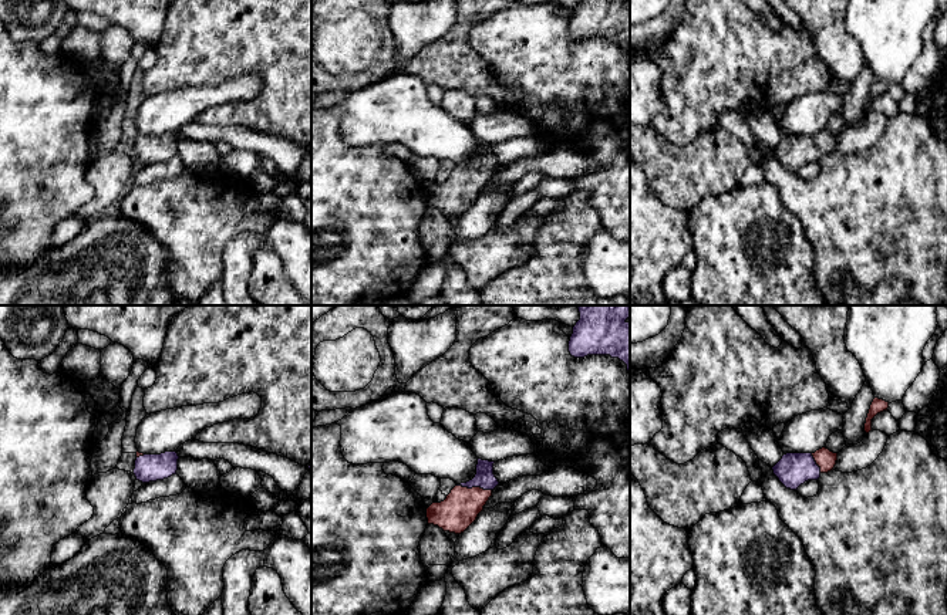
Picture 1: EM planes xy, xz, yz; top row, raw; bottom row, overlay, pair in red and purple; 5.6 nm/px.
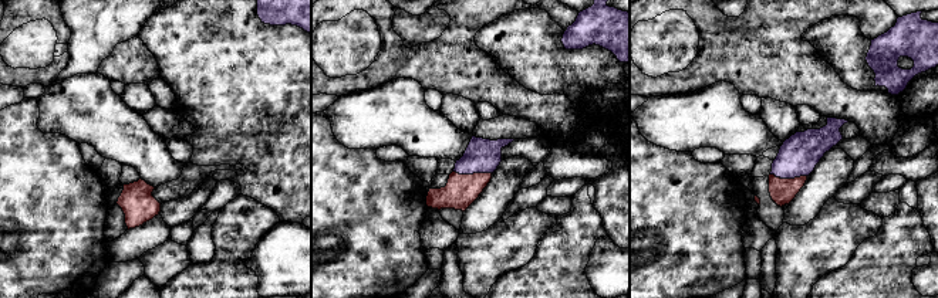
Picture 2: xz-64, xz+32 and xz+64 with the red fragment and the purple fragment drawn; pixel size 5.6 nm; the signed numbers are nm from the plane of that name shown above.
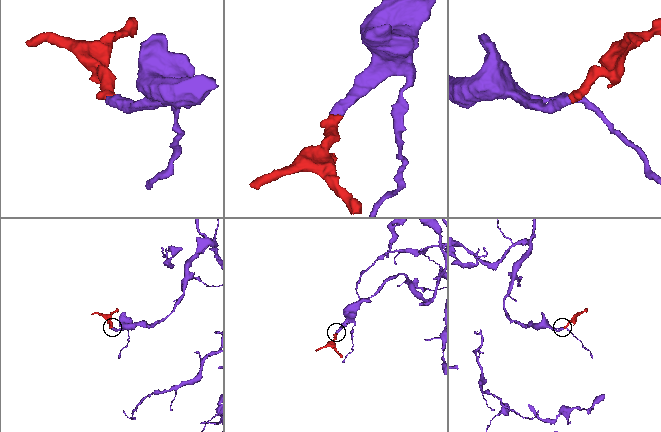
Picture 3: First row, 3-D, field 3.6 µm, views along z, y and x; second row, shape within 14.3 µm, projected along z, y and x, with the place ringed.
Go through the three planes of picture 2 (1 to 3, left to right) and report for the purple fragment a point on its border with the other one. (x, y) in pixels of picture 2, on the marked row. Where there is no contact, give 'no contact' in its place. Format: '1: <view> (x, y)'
1: no contact
2: xz+32 (473, 173)
3: xz+64 (789, 179)

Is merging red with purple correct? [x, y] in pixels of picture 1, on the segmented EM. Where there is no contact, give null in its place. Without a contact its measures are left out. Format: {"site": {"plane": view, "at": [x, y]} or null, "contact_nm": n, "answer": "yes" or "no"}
{"site": {"plane": "xz", "at": [474, 487]}, "contact_nm": 200, "answer": "yes"}

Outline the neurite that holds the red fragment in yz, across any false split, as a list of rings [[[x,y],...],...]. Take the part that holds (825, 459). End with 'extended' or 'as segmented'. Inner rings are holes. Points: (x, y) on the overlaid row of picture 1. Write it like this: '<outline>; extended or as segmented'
[[[826,447],[815,453],[786,453],[772,467],[779,481],[791,490],[798,490],[808,480],[818,480],[822,473],[833,470],[838,453]]]; extended

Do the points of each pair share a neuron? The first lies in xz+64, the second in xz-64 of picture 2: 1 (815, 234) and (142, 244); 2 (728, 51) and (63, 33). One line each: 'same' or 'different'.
1: different
2: same

